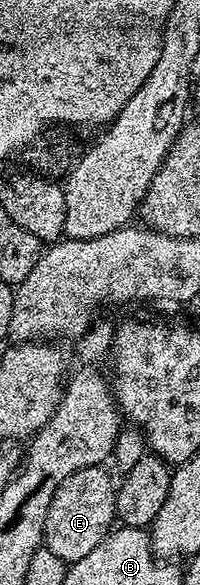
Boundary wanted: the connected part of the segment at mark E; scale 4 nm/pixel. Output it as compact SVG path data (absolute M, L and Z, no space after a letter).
M103 465L85 467L81 471L73 471L61 487L57 487L57 495L53 495L53 503L49 503L49 515L45 519L43 540L45 547L57 555L57 559L65 562L85 559L97 543L101 543L112 532L116 524L115 490L116 482L106 473Z

